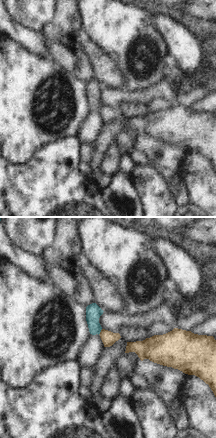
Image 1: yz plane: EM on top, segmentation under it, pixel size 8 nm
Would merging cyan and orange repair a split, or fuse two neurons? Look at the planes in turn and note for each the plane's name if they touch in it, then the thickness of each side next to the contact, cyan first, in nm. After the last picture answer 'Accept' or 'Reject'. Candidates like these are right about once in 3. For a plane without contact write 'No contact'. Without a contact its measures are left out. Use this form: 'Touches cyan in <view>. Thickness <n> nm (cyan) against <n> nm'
Touches cyan in yz. Thickness 130 nm (cyan) against 120 nm.

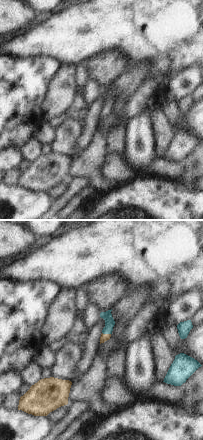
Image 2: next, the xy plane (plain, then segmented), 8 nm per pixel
Touches cyan in xy. Thickness 80 nm (cyan) against 60 nm.

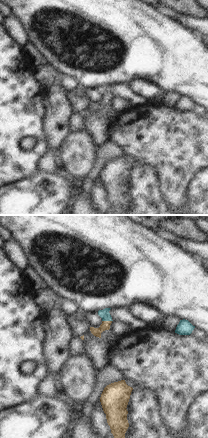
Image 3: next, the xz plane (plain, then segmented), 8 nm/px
Touches cyan in xz. Thickness 80 nm (cyan) against 70 nm.

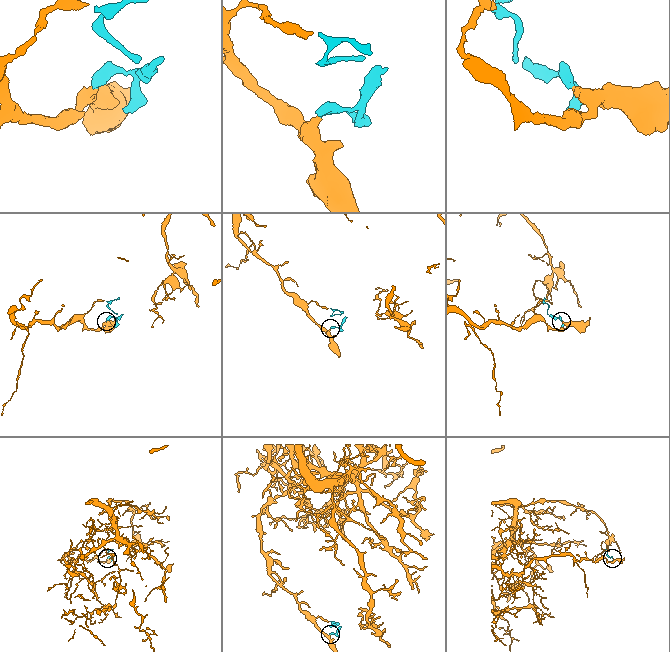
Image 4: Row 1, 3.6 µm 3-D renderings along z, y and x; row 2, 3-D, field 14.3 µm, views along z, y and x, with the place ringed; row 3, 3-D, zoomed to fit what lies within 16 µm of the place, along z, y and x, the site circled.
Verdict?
Accept.

